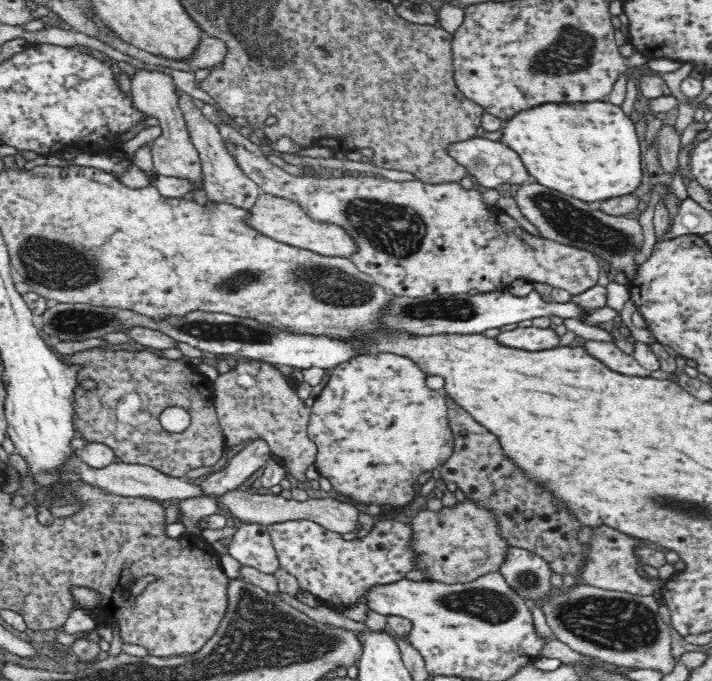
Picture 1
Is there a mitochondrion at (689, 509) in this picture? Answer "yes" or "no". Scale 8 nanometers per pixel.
yes

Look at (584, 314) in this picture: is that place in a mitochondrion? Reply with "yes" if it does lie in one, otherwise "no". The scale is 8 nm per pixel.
no

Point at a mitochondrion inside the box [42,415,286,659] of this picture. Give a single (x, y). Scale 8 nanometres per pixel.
(129, 543)

